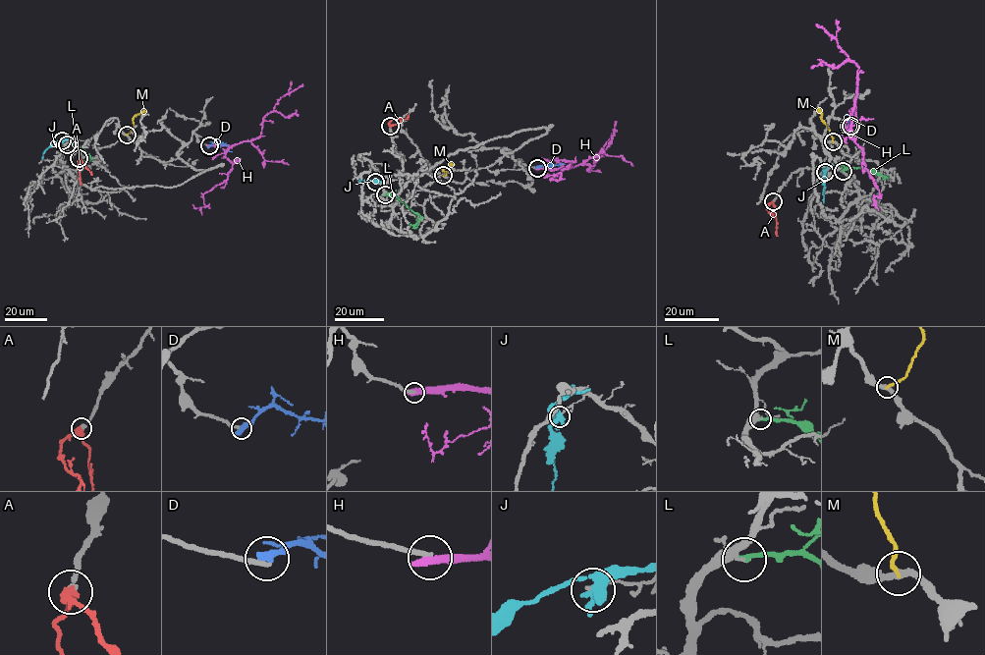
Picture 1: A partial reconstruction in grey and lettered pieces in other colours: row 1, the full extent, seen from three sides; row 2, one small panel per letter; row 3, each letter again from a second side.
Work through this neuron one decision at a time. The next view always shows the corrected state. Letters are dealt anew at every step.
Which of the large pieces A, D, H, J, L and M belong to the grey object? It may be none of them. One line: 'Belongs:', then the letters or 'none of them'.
Belongs: A

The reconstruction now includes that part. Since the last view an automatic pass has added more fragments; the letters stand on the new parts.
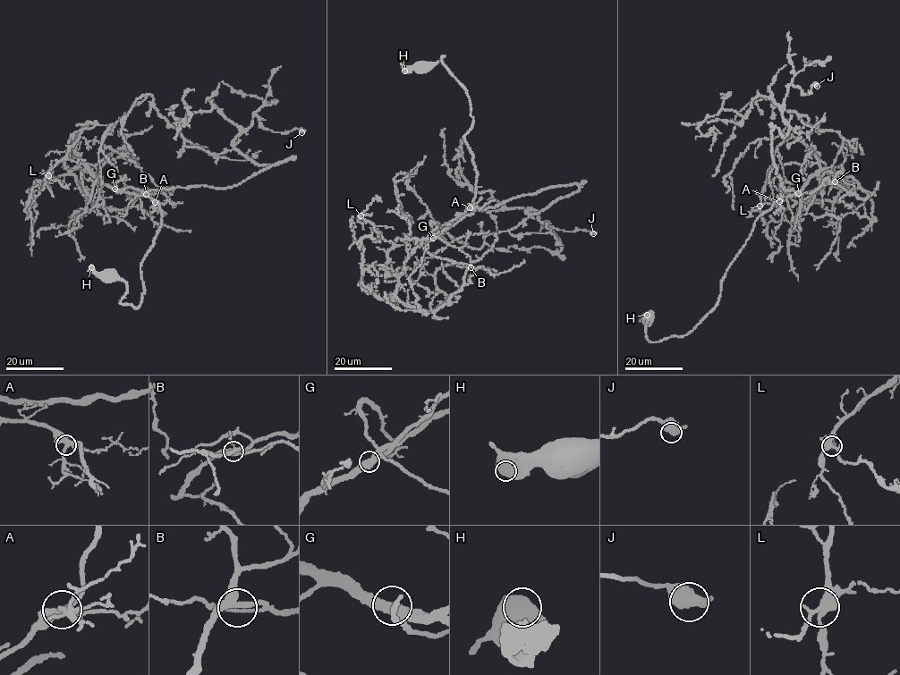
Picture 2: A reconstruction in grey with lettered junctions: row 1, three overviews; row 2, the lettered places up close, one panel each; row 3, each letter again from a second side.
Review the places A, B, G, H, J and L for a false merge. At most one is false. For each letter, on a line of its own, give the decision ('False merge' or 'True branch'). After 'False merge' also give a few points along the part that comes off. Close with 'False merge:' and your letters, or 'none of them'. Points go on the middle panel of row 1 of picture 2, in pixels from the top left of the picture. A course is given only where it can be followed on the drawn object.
A: True branch
B: True branch
G: True branch
H: True branch
J: True branch
L: True branch
False merge: none of them

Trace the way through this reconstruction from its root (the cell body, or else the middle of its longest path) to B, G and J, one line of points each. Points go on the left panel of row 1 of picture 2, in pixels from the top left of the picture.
B: (107, 275), (126, 283), (120, 303), (136, 308), (162, 215), (148, 197), (117, 191), (146, 194)
G: (107, 275), (126, 283), (120, 303), (136, 308), (145, 291), (140, 263), (162, 215), (148, 197), (114, 189)
J: (107, 275), (136, 308), (162, 215), (123, 189), (231, 188), (286, 160), (234, 147), (255, 113), (301, 132)

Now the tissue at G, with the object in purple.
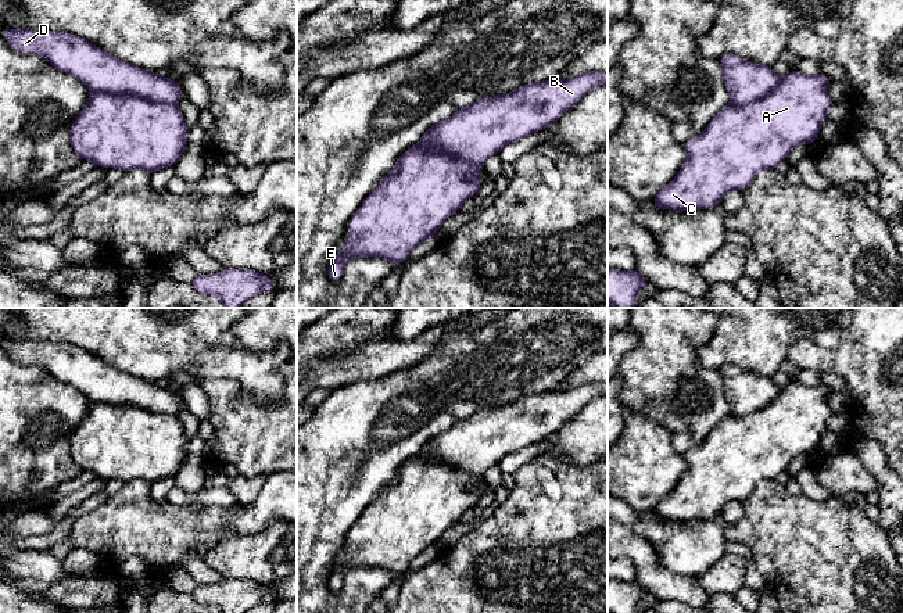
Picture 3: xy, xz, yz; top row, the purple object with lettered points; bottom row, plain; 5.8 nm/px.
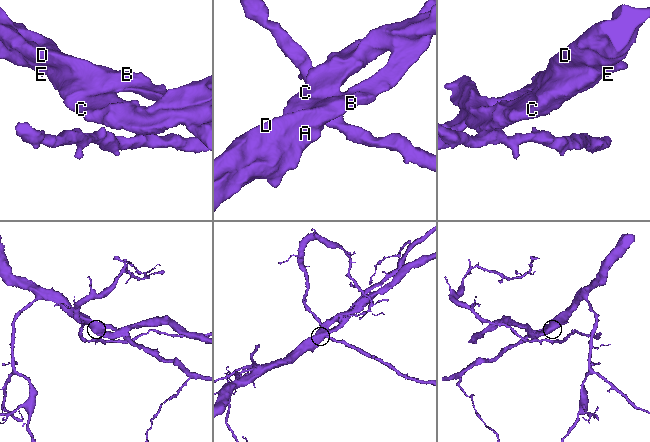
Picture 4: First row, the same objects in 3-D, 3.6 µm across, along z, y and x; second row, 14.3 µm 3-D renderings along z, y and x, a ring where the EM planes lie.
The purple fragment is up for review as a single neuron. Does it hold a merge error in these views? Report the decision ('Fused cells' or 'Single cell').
Single cell

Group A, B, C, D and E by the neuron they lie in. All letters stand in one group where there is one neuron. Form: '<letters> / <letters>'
A B C D E

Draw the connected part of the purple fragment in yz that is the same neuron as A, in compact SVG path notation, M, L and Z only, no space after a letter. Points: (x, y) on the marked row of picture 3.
M730 53L720 57L720 64L731 103L700 135L684 144L688 158L676 178L652 198L657 208L684 212L721 204L727 191L746 190L762 169L777 169L793 147L818 140L821 123L828 119L828 108L834 105L827 90L829 76L807 76L795 68L780 80L773 67Z

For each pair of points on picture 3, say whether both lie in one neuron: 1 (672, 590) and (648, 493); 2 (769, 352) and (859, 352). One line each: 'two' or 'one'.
1: two
2: two

